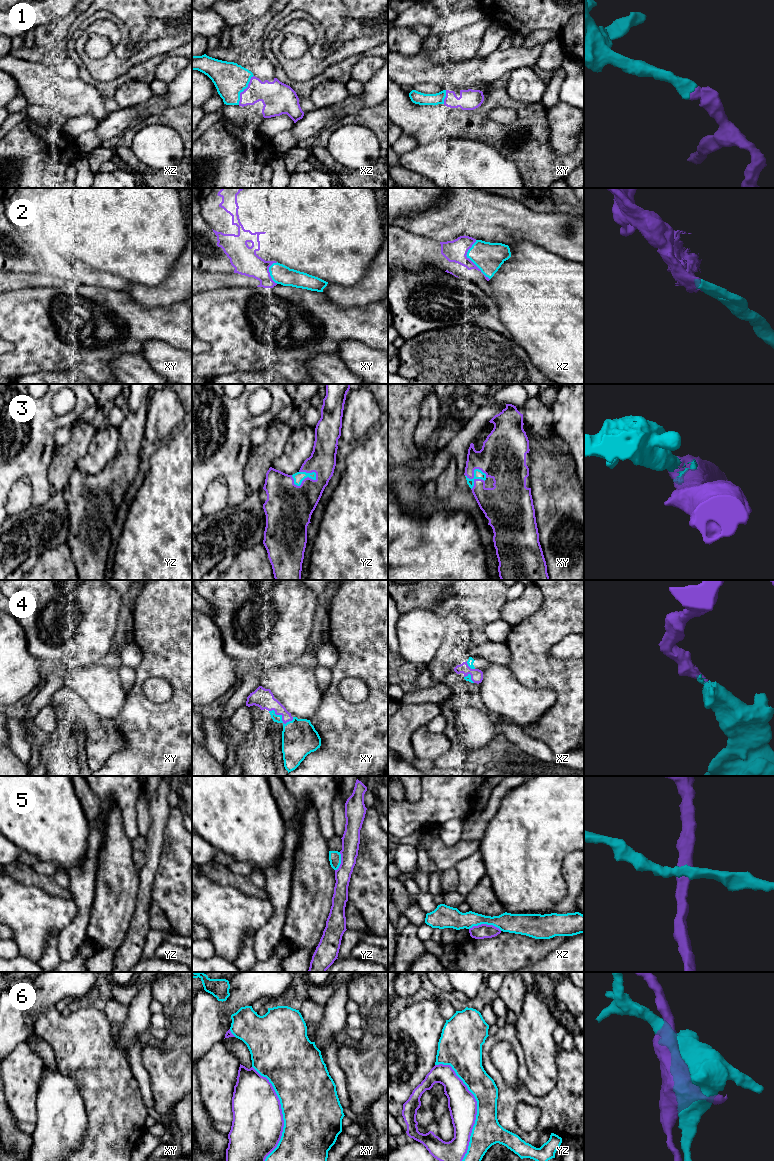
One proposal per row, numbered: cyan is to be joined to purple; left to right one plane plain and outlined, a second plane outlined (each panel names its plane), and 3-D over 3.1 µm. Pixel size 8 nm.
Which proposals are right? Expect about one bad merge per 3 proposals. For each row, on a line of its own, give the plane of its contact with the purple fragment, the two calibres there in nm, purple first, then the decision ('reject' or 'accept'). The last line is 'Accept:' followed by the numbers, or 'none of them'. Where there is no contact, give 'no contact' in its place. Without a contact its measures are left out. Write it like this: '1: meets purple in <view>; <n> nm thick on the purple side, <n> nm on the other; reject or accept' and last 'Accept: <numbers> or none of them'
1: meets purple in xz; 220 nm thick on the purple side, 280 nm on the other; accept
2: meets purple in xz; 180 nm thick on the purple side, 240 nm on the other; accept
3: meets purple in yz; 380 nm thick on the purple side, 90 nm on the other; accept
4: meets purple in xy; 160 nm thick on the purple side, 280 nm on the other; accept
5: meets purple in xz; 120 nm thick on the purple side, 160 nm on the other; reject
6: meets purple in yz; 220 nm thick on the purple side, 240 nm on the other; reject
Accept: 1, 2, 3, 4

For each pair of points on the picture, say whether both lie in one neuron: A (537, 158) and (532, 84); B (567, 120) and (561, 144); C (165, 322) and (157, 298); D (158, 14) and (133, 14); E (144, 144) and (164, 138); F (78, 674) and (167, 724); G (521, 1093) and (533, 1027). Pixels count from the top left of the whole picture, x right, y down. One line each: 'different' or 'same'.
A: different
B: same
C: different
D: different
E: same
F: different
G: different

